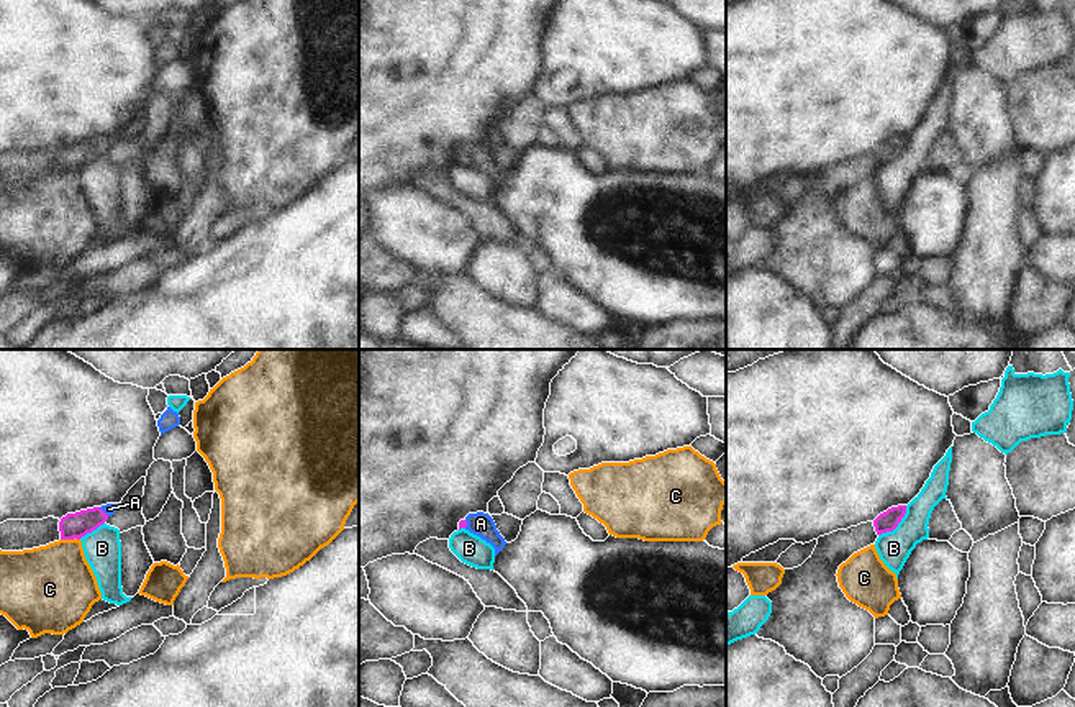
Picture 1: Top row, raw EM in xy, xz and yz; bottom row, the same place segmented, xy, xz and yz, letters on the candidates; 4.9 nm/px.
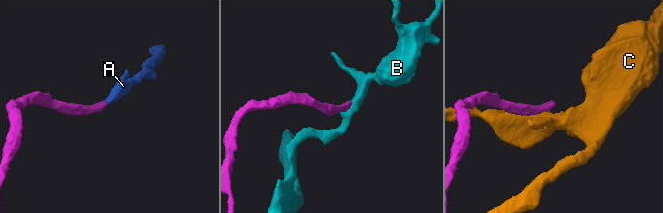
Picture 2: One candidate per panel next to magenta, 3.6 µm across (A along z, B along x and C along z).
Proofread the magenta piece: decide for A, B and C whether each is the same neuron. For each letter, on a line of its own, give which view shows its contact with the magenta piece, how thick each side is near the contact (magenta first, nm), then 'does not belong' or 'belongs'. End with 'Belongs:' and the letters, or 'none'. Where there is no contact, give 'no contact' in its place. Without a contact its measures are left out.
A: meets magenta in xy; 130 nm thick on the magenta side, 60 nm on the other; belongs
B: meets magenta in yz; 100 nm thick on the magenta side, 160 nm on the other; does not belong
C: meets magenta in xy; 130 nm thick on the magenta side, 400 nm on the other; does not belong
Belongs: A

